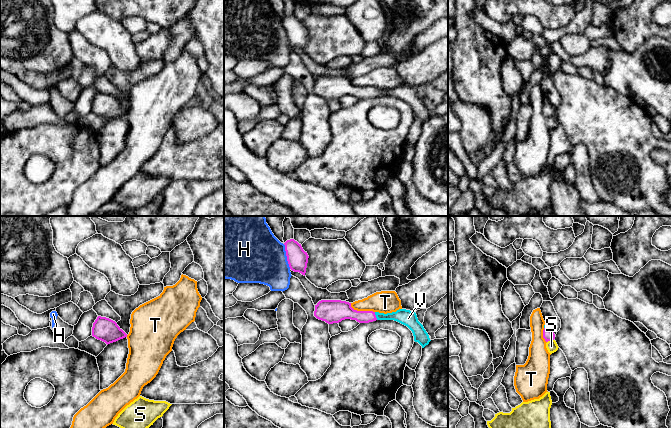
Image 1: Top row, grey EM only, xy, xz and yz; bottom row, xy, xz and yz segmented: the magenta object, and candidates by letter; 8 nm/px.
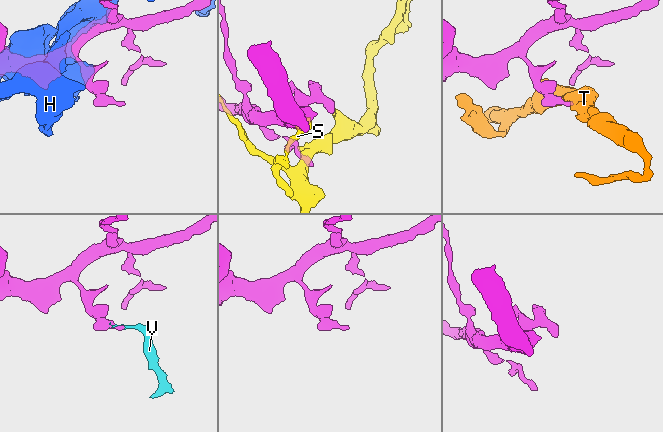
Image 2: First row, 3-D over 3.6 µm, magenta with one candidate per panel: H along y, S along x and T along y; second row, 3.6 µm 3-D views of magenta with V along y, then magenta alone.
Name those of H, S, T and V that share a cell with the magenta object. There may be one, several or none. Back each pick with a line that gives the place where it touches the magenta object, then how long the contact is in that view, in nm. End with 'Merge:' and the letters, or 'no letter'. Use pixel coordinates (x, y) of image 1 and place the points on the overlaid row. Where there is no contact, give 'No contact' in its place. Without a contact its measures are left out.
V: Touches magenta at xz (375, 316). Shared border 70 nm
Merge: V

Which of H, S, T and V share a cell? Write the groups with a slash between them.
H / S / T / V

